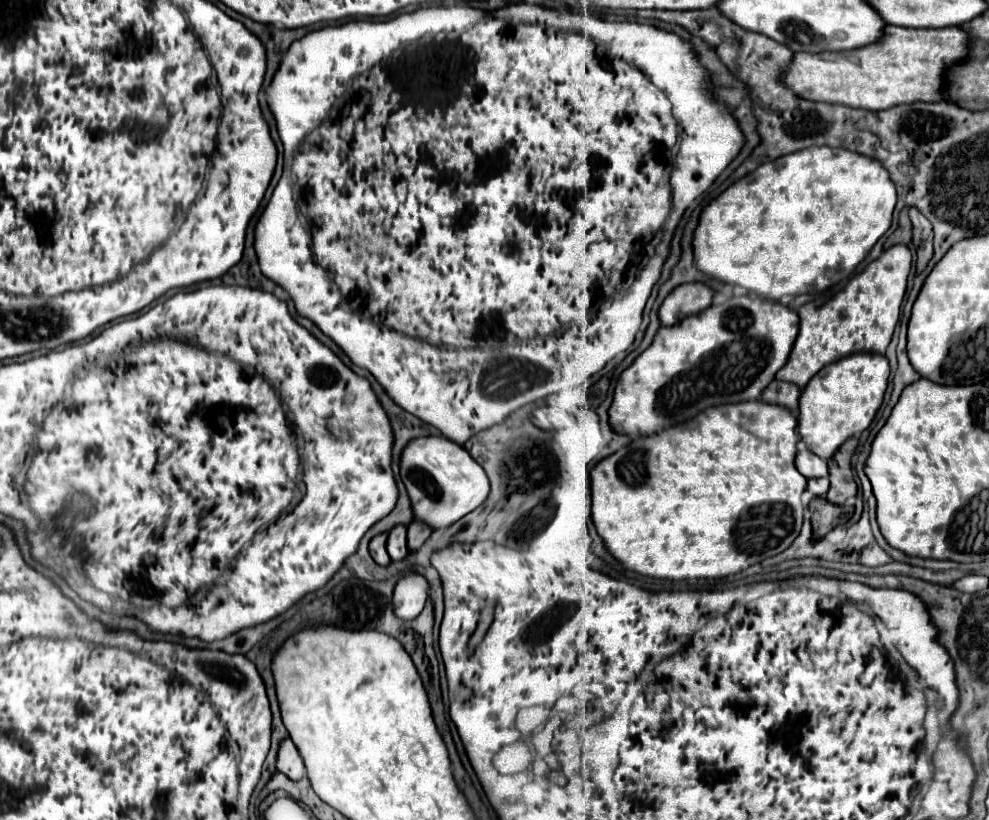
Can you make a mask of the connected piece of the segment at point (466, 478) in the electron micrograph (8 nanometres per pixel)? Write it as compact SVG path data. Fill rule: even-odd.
M445 436L413 438L399 460L401 480L409 492L415 520L431 528L445 528L461 520L465 514L481 506L489 494L489 478L485 470L469 456L469 452Z

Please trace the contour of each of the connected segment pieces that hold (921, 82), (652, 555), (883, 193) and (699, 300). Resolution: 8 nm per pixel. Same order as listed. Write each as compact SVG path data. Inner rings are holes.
M885 26L885 36L879 44L871 44L859 50L821 52L821 54L797 52L791 62L791 70L783 80L801 98L815 102L843 104L863 110L887 110L897 104L913 104L913 102L941 102L945 100L941 92L941 88L945 88L945 68L949 68L949 64L957 64L957 60L965 56L965 48L969 48L969 36L965 36L963 28Z
M761 400L713 406L683 424L669 426L669 428L663 428L661 432L635 438L625 448L599 460L589 474L589 490L591 490L591 498L593 498L595 528L597 528L599 536L605 540L605 546L609 548L609 552L625 568L645 574L645 576L669 578L669 580L689 580L689 578L723 578L723 576L737 574L737 572L749 568L751 564L763 562L765 558L771 558L771 556L787 550L801 532L801 524L803 524L801 494L805 490L807 480L795 468L795 454L797 454L795 444L797 444L797 418L789 410L777 408L777 404L765 404Z
M813 146L761 164L755 172L737 180L701 214L695 238L695 266L727 284L737 284L767 300L785 294L819 294L851 276L875 242L889 230L897 202L889 172L875 158L829 146Z
M687 282L677 286L659 308L661 324L673 326L681 322L685 316L691 316L709 308L713 294L715 294L713 288L709 288L703 282Z

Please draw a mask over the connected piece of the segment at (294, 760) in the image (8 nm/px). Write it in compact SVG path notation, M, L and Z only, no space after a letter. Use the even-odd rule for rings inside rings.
M285 738L281 744L279 744L279 752L277 752L277 770L287 774L289 778L303 778L305 774L305 766L303 766L303 760L295 748L295 744Z

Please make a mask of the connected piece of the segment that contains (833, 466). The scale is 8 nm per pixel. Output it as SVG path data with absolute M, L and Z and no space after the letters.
M849 438L841 448L829 458L829 478L831 488L827 492L827 500L833 504L843 504L847 498L857 494L857 484L851 472L851 456L855 452L857 438Z

